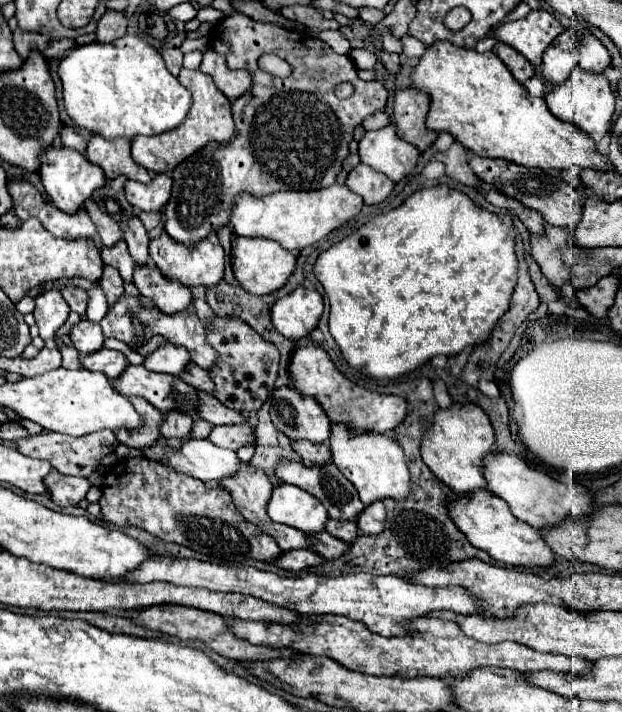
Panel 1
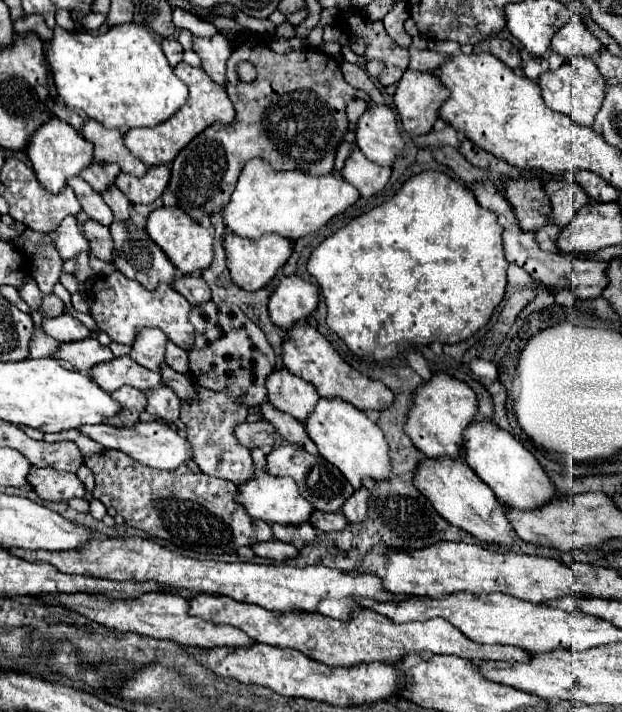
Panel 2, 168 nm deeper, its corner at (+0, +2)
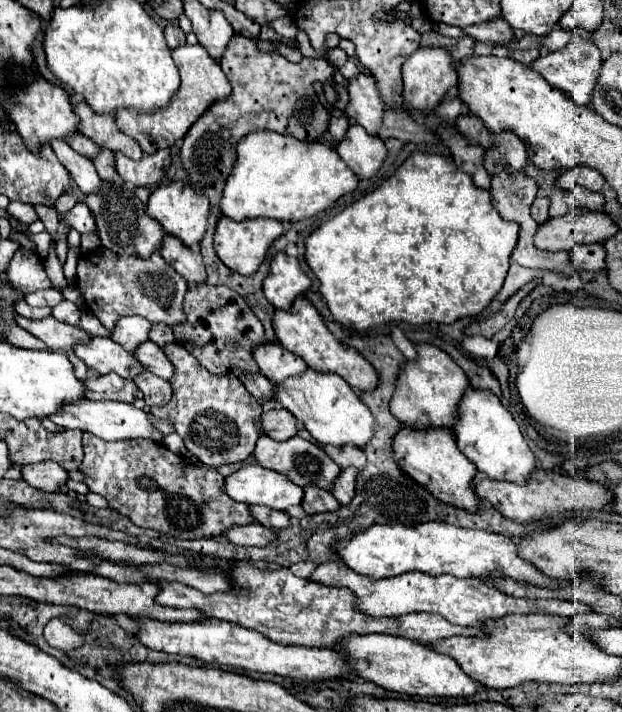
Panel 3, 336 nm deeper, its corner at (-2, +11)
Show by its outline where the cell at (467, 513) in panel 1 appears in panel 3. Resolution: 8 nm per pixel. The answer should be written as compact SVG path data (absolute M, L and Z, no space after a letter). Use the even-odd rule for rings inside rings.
M401 426L393 436L391 450L399 468L403 468L403 472L407 472L419 484L423 484L431 494L435 494L435 498L451 506L475 512L475 508L479 506L479 498L475 496L473 490L473 478L477 474L477 468L471 464L471 460L467 460L459 452L451 430L447 428L417 430L411 426Z

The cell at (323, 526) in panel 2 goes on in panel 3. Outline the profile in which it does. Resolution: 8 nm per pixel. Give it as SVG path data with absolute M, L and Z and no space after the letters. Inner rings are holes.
M305 486L303 488L303 510L305 514L317 514L317 512L333 512L335 508L339 508L339 502L335 500L335 496L331 496L329 490L323 488L315 488L315 486Z

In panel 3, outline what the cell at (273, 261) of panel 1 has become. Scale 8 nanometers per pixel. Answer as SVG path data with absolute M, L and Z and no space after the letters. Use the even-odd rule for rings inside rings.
M221 216L215 228L215 252L219 256L219 260L223 260L223 264L239 274L249 276L251 272L255 272L255 268L259 268L259 264L265 258L267 248L271 246L271 242L275 238L279 238L283 234L283 226L279 220L273 218L261 218L261 220L243 220L243 222L235 222L227 216Z

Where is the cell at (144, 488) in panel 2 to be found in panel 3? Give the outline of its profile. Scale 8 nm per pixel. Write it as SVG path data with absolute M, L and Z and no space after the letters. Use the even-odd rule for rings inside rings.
M83 432L83 450L85 458L79 470L85 474L83 482L87 488L101 494L111 510L117 510L141 528L195 540L223 534L235 524L253 522L247 504L235 502L223 492L223 476L215 468L187 464L187 460L175 456L163 444L149 440L107 442Z

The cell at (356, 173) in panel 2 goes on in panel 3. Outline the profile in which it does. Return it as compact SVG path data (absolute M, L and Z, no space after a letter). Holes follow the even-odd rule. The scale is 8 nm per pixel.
M359 124L349 126L345 138L337 144L339 158L359 176L359 178L371 178L381 168L387 148L383 140L367 134Z

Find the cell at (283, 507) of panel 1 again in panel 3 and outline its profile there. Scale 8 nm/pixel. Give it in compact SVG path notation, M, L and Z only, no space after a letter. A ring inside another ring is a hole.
M259 464L239 468L225 478L223 492L243 504L261 504L273 510L287 510L303 500L303 488L279 472L265 470Z

